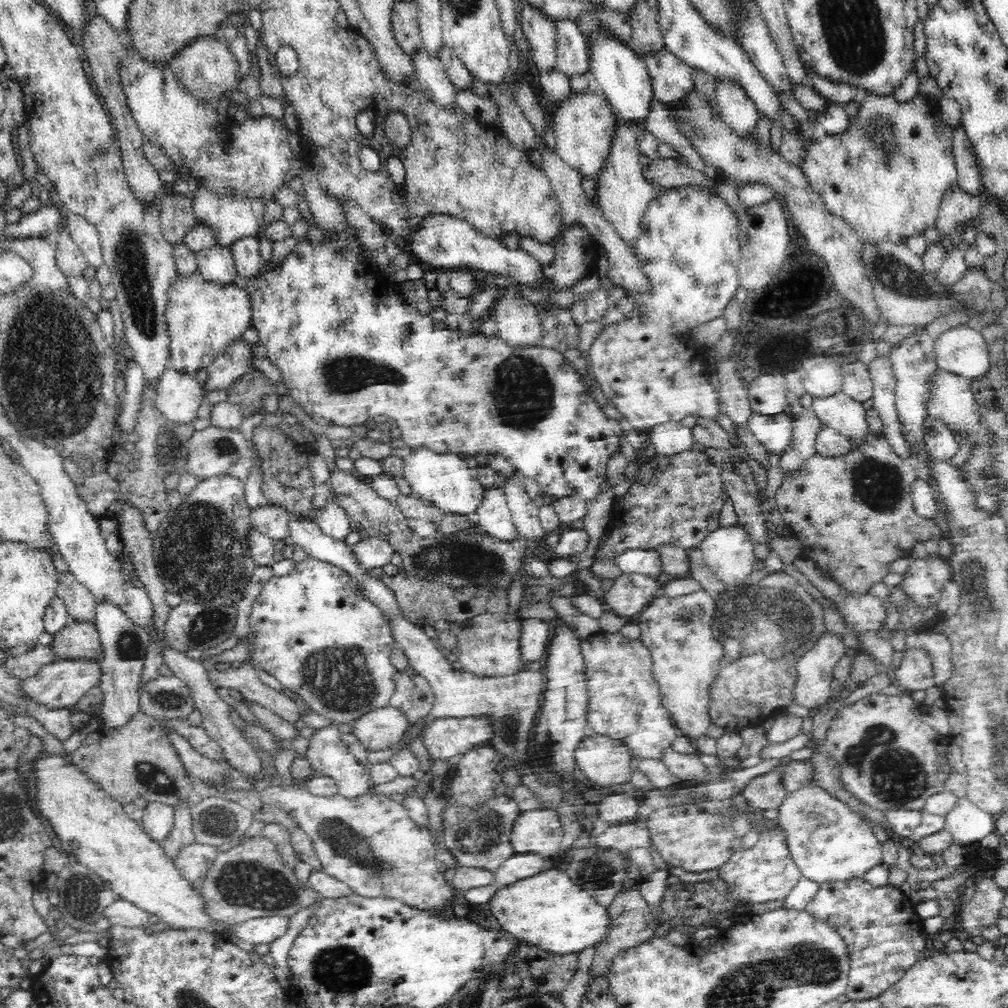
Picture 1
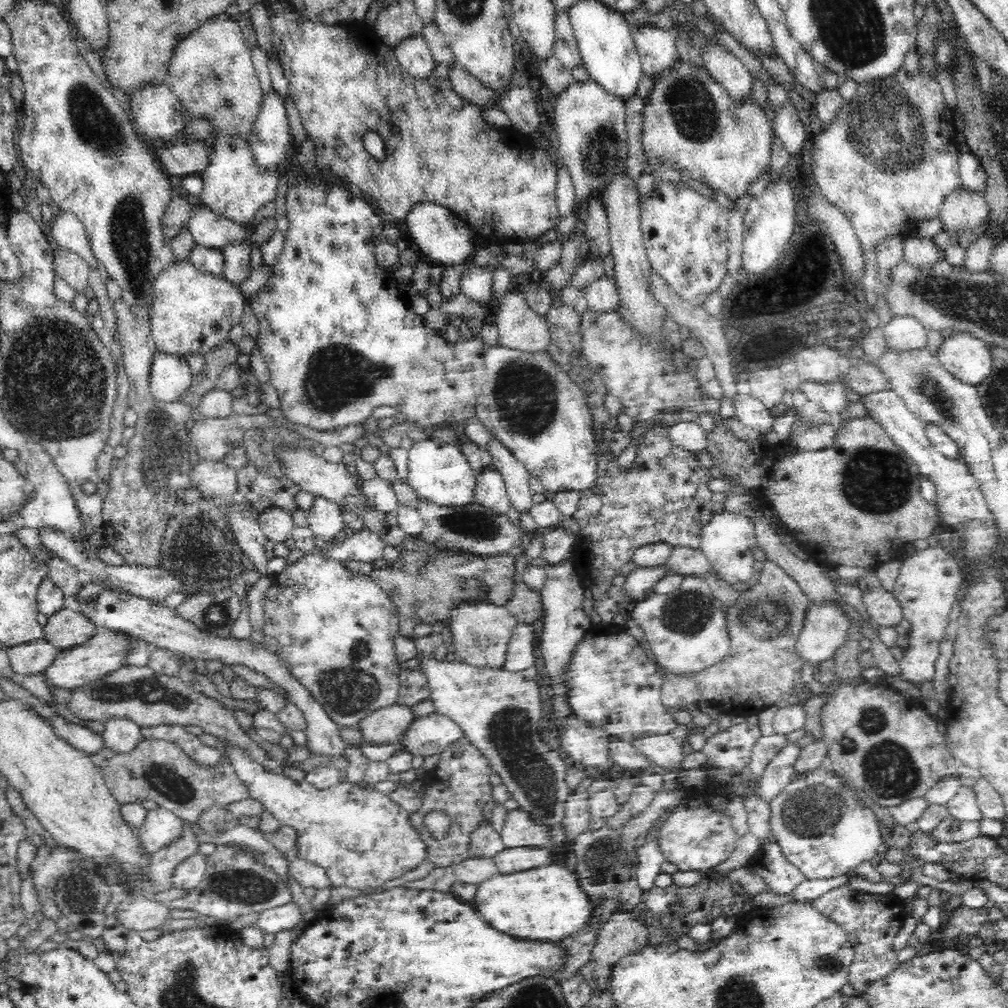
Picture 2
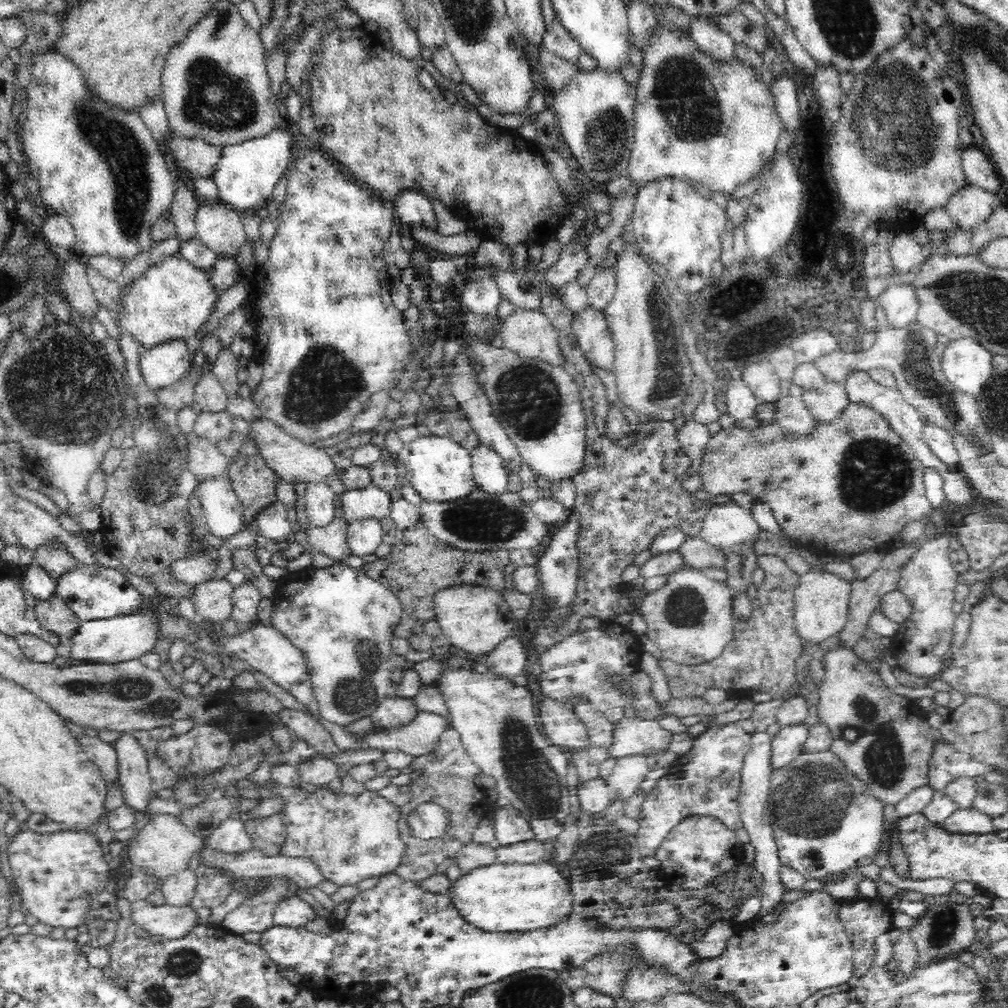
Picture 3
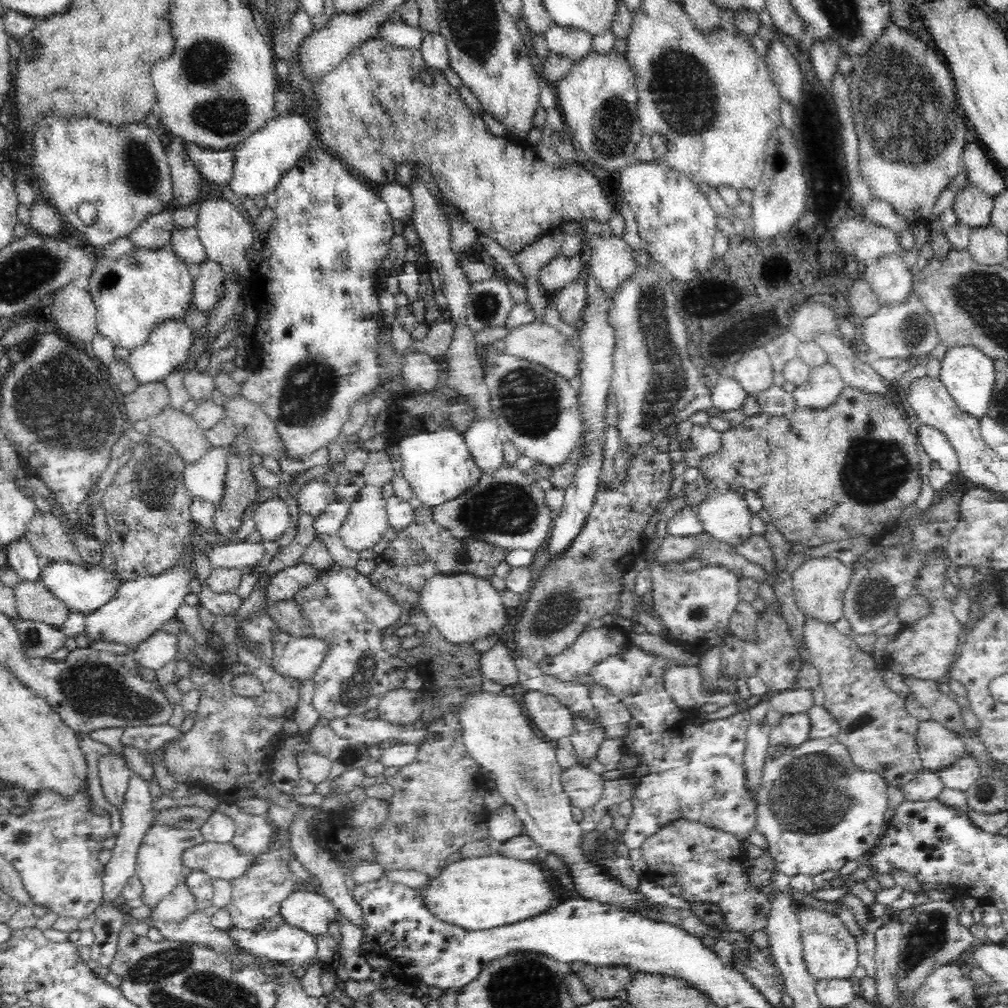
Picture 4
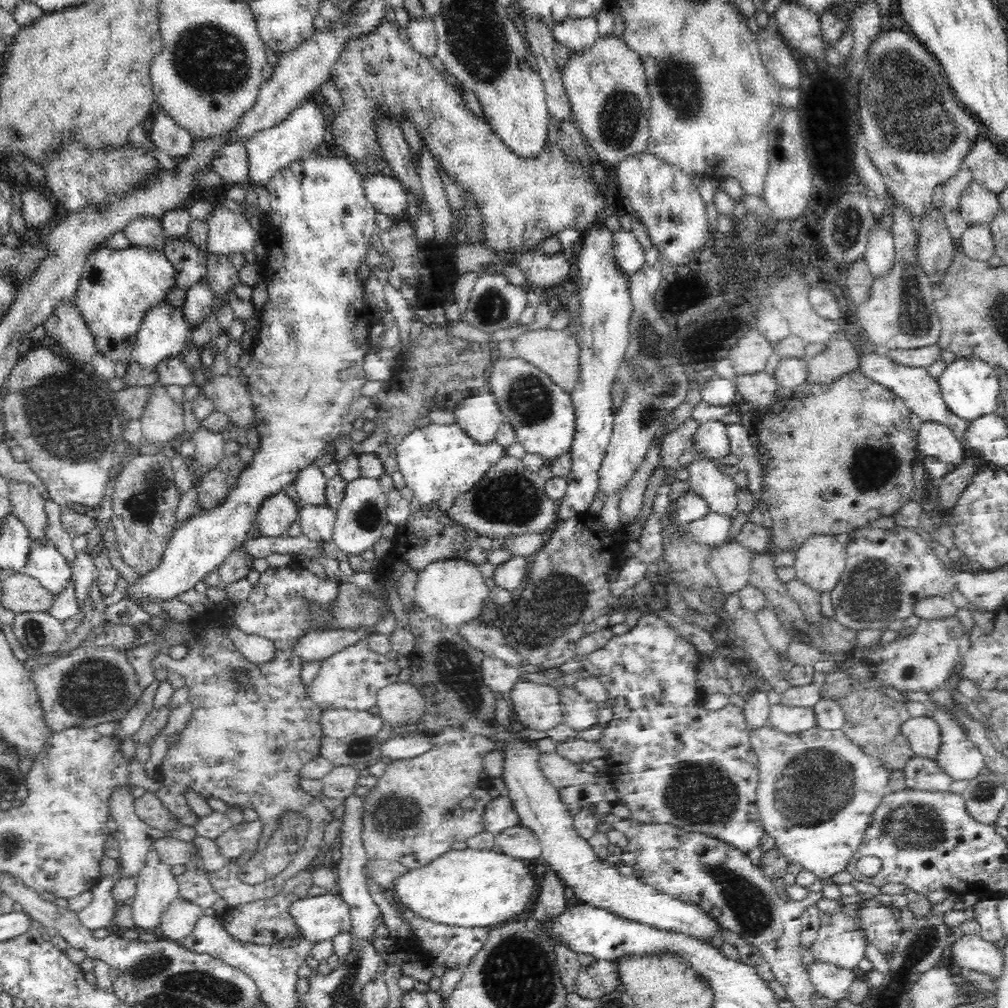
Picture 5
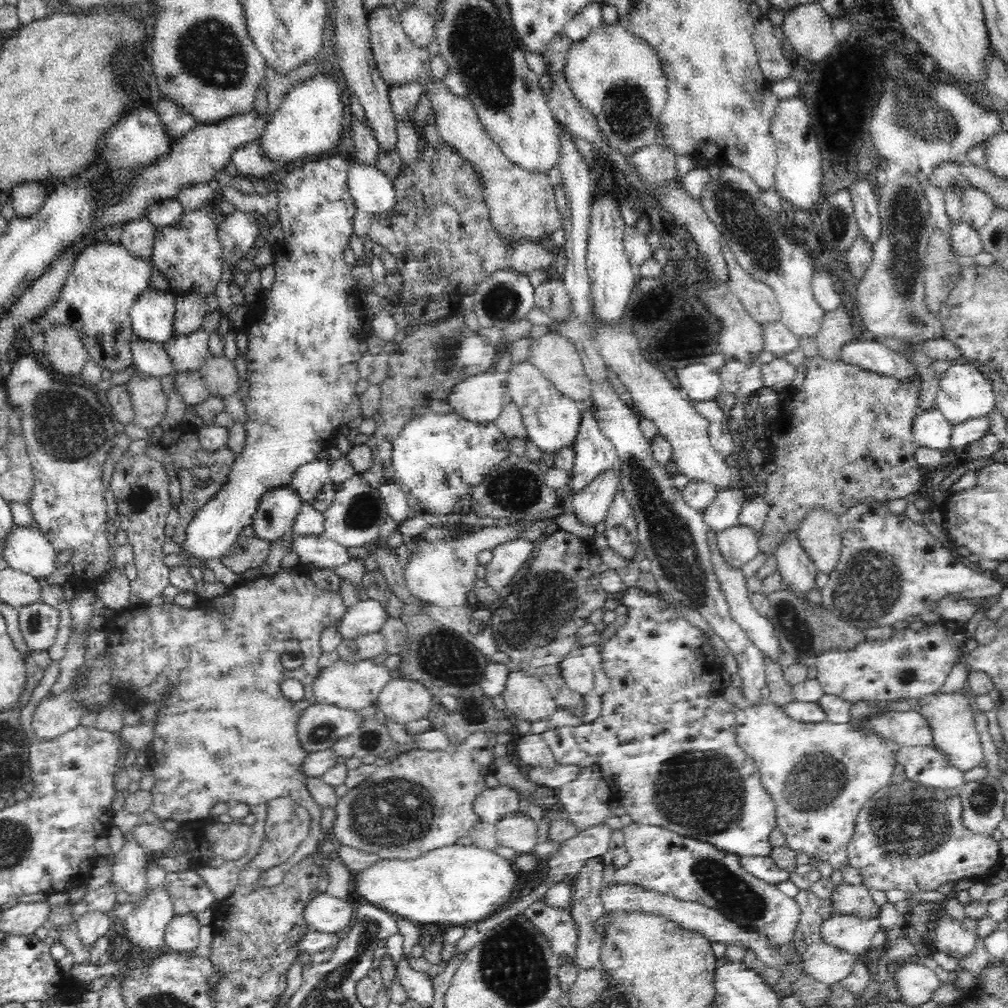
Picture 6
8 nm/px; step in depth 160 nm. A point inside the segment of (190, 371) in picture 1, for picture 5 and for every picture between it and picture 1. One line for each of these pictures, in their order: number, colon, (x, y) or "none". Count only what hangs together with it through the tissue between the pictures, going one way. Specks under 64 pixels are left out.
2: (193, 312)
3: (175, 300)
4: (134, 295)
5: (118, 288)

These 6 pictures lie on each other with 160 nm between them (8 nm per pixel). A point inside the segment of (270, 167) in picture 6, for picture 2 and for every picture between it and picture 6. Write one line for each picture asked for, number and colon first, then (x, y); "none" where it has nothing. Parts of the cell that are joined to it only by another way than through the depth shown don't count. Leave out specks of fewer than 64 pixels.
2: (179, 160)
3: (199, 157)
4: (215, 165)
5: (230, 161)

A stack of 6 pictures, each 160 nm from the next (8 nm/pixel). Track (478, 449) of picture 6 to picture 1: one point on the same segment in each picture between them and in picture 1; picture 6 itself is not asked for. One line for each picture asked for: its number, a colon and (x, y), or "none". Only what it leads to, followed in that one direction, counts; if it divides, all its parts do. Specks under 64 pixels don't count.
1: (445, 482)
2: (438, 472)
3: (440, 470)
4: (438, 465)
5: (439, 463)

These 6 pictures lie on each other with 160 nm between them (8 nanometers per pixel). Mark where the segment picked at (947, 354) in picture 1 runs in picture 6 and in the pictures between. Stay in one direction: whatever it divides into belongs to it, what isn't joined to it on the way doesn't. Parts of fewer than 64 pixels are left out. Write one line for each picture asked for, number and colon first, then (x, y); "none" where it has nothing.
2: (968, 358)
3: (966, 364)
4: (968, 374)
5: (970, 386)
6: (965, 393)

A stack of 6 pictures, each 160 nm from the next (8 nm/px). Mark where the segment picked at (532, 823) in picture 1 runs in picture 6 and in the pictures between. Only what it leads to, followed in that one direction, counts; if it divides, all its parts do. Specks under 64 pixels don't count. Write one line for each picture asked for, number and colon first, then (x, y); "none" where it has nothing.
2: (519, 829)
3: (510, 826)
4: (504, 824)
5: (498, 816)
6: (491, 806)

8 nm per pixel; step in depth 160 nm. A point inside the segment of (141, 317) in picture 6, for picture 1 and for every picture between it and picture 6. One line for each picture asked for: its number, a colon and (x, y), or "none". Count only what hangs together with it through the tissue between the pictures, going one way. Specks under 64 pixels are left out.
1: (178, 398)
2: (170, 378)
3: (164, 365)
4: (168, 345)
5: (164, 331)

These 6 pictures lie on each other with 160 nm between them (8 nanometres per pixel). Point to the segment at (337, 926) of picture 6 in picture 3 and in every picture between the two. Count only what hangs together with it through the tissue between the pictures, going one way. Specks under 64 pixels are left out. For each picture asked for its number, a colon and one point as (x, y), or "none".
3: (292, 912)
4: (312, 912)
5: (318, 918)

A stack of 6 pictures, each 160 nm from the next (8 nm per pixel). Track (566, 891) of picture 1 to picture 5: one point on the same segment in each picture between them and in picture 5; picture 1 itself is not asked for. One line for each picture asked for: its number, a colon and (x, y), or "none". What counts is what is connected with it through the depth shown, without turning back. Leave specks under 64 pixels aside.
2: (547, 904)
3: (519, 897)
4: (483, 893)
5: (467, 888)

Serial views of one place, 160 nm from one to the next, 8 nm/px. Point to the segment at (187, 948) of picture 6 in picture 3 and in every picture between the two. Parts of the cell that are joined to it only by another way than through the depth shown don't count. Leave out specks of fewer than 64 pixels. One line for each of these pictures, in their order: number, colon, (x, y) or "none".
3: (178, 888)
4: (179, 902)
5: (178, 918)

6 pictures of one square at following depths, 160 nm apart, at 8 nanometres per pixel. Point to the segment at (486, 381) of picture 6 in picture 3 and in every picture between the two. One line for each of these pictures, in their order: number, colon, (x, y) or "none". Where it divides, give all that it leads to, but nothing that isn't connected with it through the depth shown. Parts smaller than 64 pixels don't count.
3: (490, 475)
4: (485, 440)
5: (479, 416)

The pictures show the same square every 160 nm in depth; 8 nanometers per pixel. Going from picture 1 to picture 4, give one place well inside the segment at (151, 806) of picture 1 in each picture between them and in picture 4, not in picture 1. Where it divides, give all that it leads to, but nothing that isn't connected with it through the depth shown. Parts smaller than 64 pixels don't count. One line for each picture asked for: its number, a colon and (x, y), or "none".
2: (161, 826)
3: (164, 845)
4: (160, 857)

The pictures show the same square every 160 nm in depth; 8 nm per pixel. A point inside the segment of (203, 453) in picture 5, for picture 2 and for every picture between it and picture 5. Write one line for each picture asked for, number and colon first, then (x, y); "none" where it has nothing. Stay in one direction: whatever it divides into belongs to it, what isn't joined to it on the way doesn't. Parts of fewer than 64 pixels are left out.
2: (250, 537)
3: (224, 513)
4: (206, 481)

